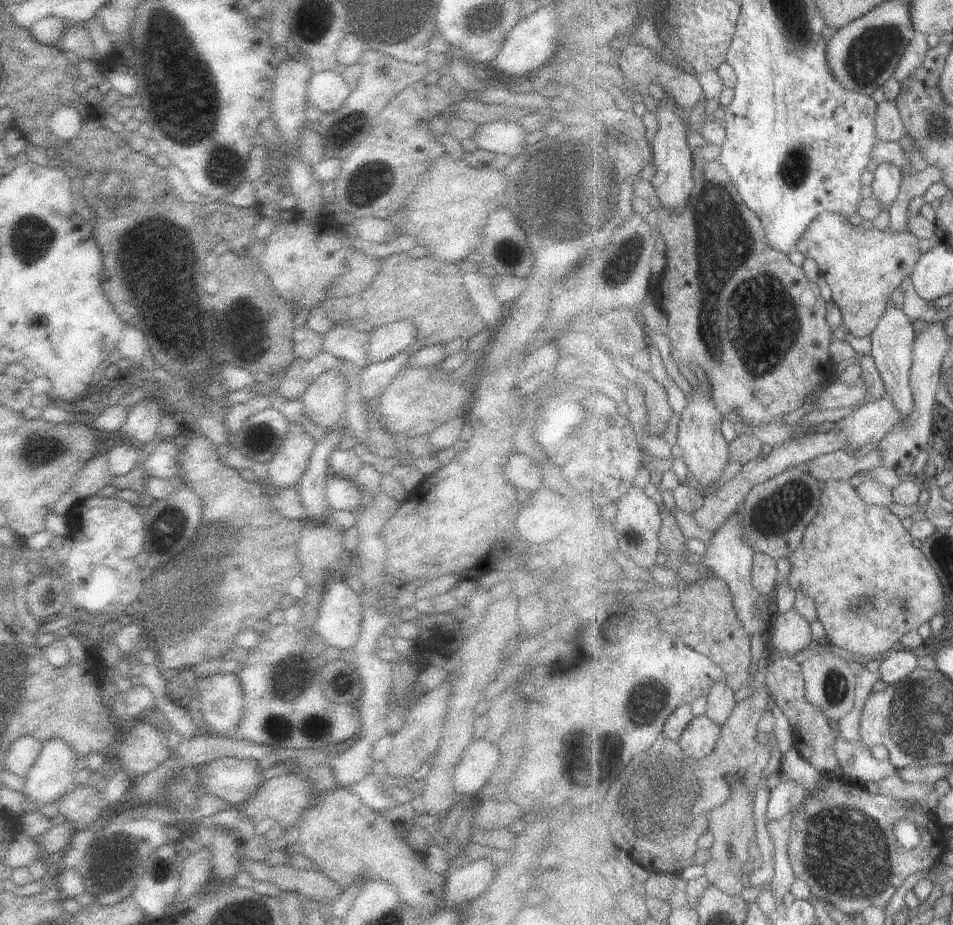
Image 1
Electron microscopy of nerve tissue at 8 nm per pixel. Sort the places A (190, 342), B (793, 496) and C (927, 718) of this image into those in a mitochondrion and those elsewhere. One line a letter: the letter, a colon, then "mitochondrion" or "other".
A: mitochondrion
B: mitochondrion
C: mitochondrion

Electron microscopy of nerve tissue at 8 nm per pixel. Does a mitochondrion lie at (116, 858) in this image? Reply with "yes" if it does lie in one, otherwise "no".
yes

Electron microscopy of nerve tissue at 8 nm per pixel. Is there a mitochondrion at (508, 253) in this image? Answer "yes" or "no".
no

